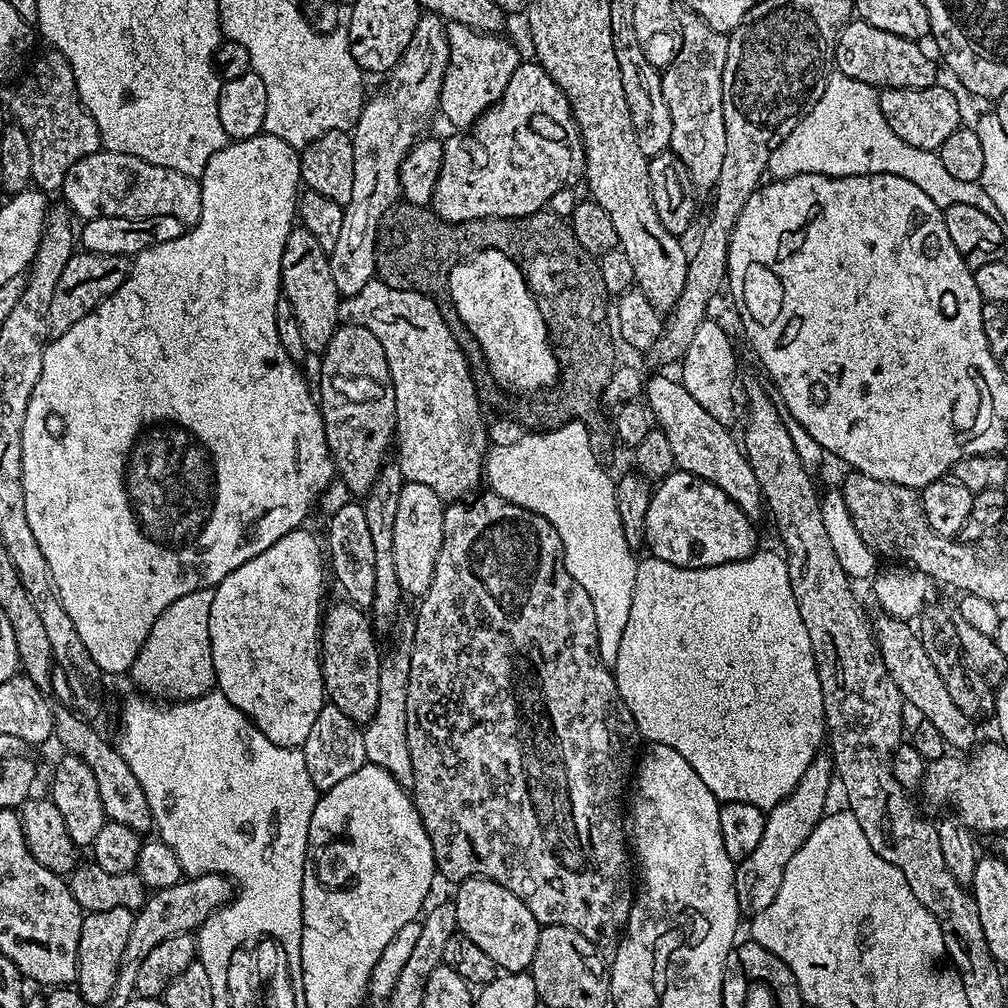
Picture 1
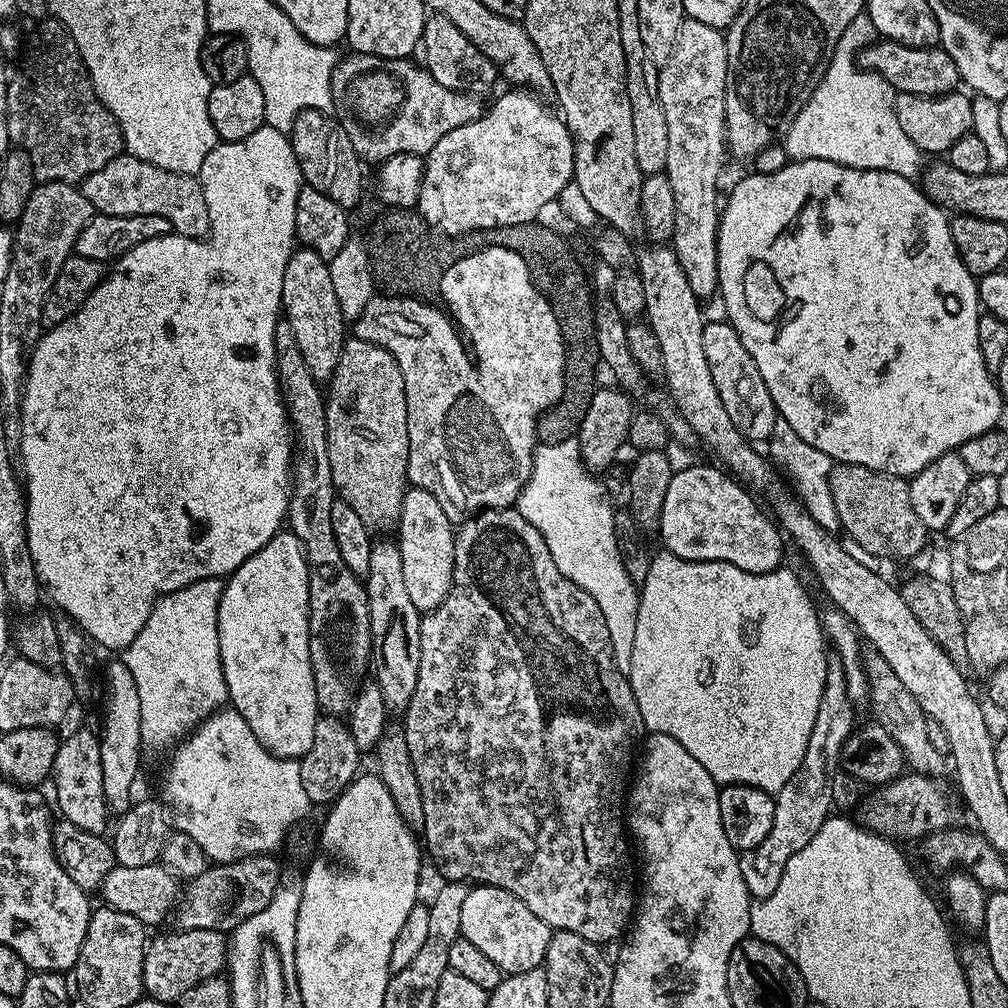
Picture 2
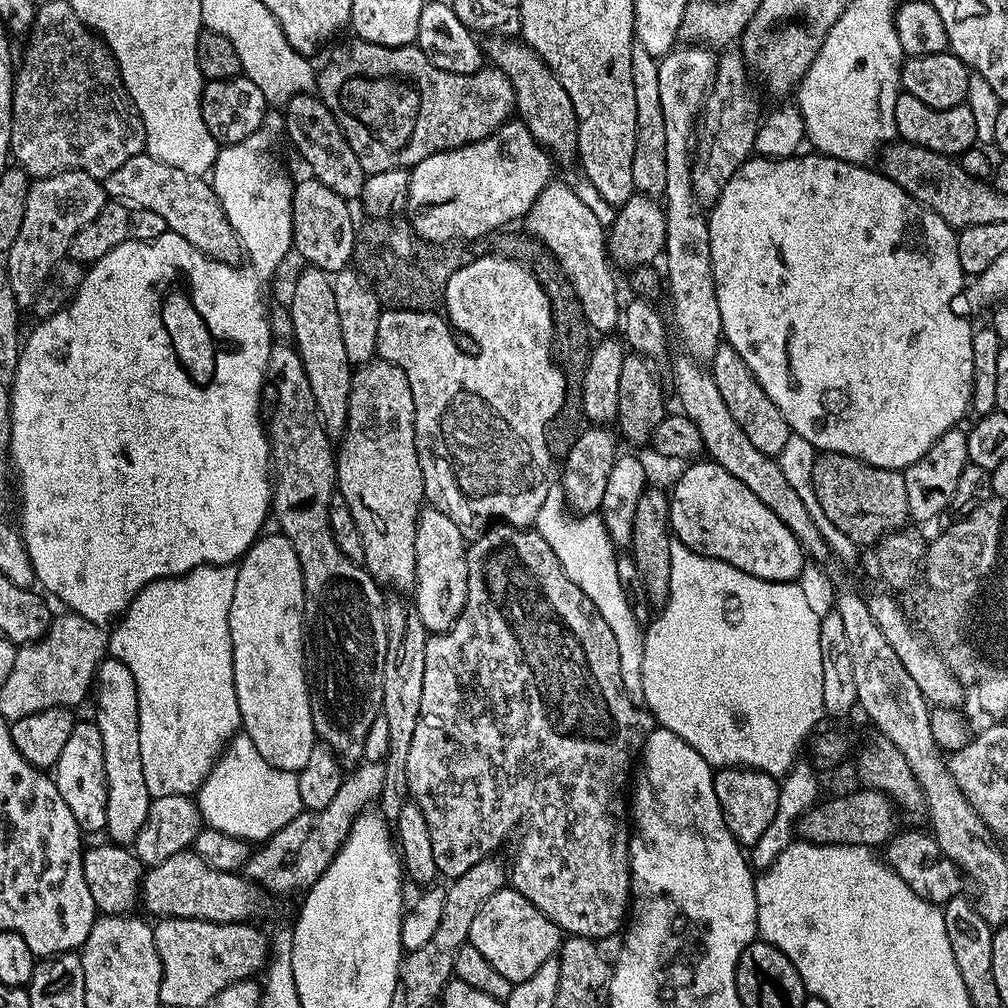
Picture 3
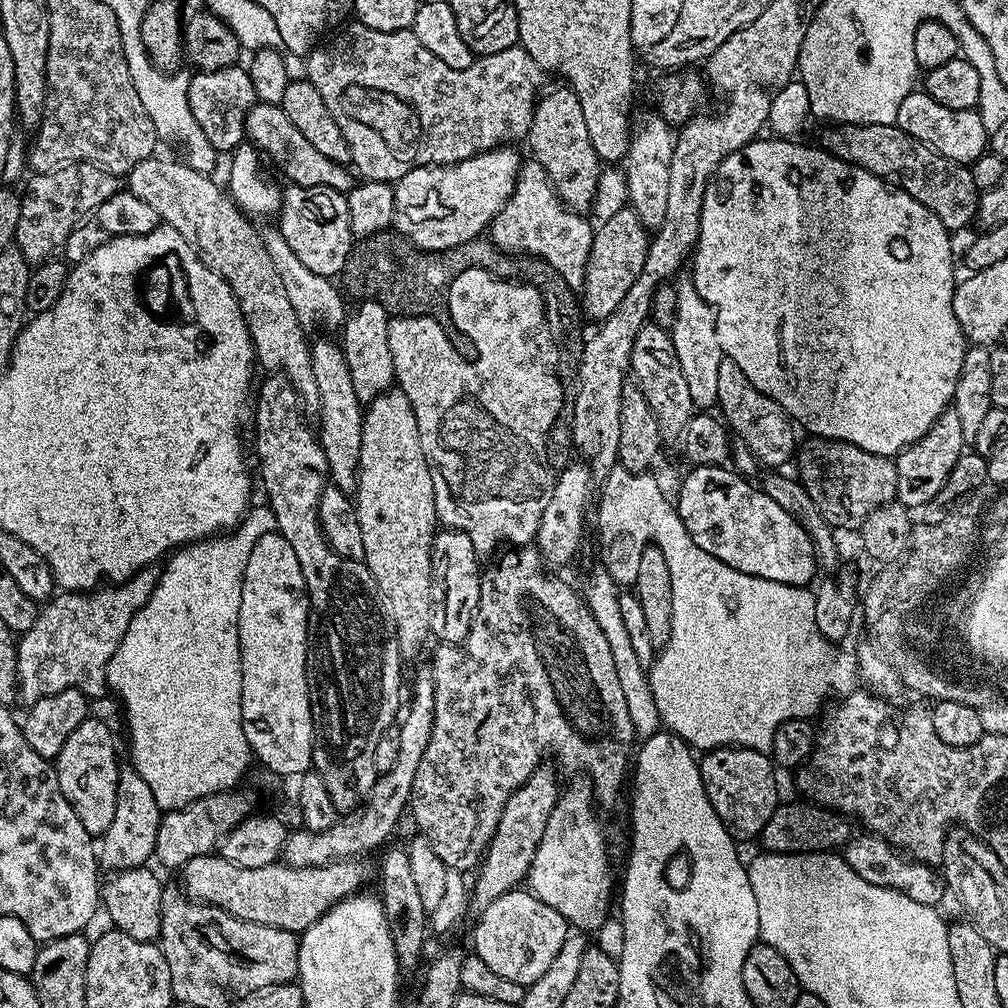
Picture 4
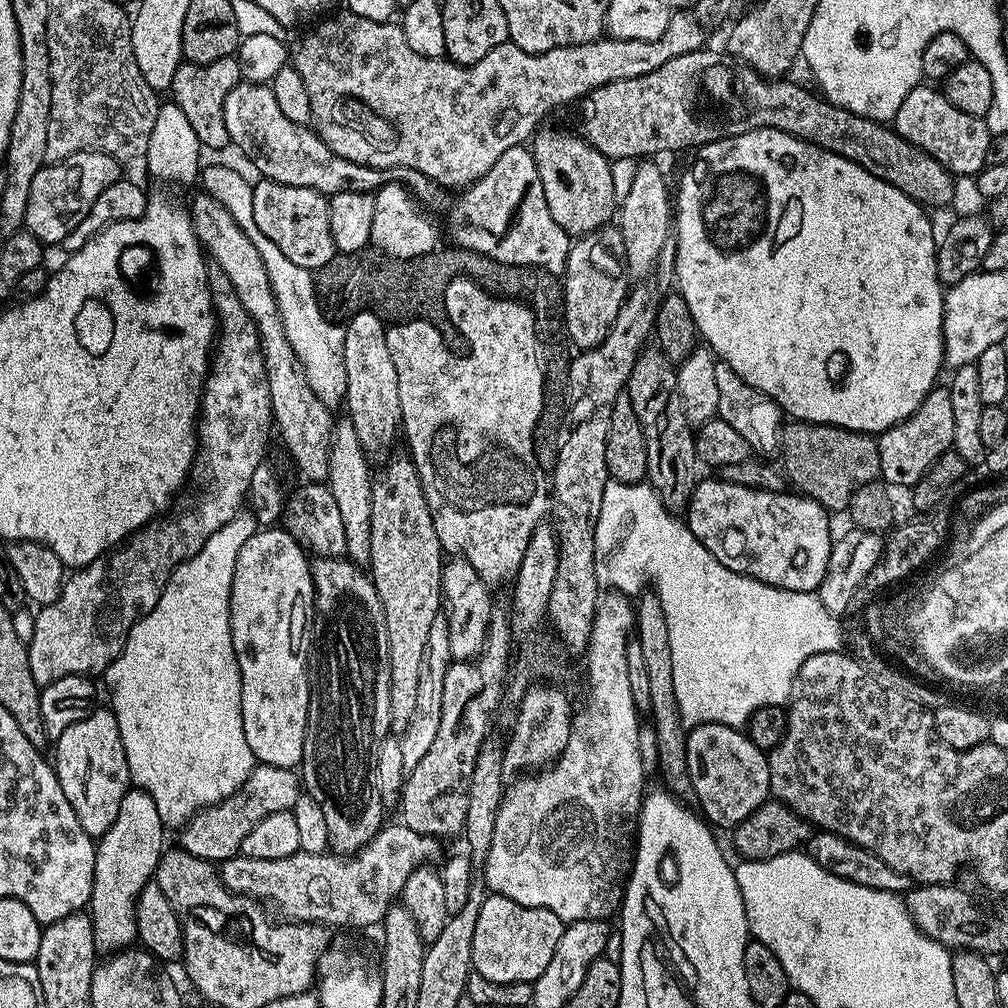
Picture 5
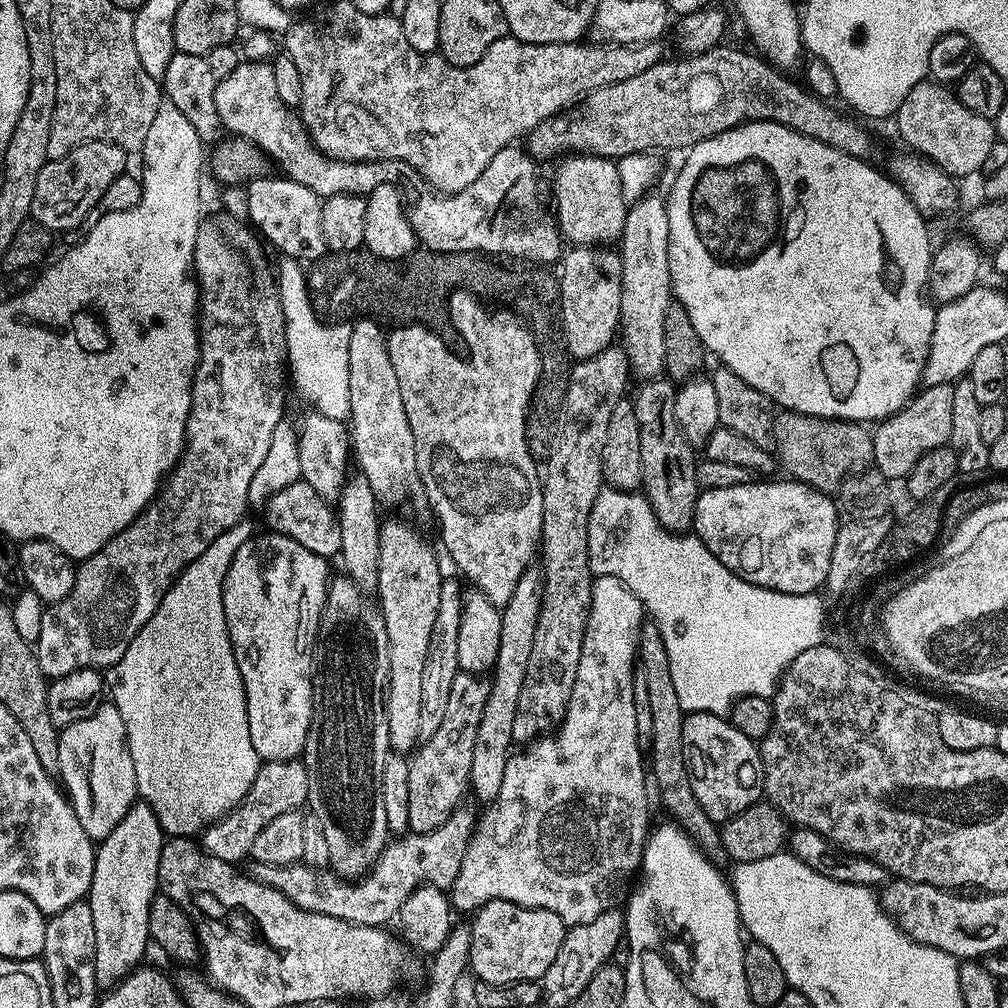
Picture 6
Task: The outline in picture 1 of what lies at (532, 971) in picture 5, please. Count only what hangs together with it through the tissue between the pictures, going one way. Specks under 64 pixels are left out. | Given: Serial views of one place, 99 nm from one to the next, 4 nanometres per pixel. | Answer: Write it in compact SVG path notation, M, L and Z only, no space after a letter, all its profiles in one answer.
M472 876L455 885L456 927L470 942L476 943L490 958L494 958L497 969L504 972L528 972L534 962L534 950L538 950L538 934L542 925L536 921L534 914L506 886L498 886L498 882L484 880L481 876Z

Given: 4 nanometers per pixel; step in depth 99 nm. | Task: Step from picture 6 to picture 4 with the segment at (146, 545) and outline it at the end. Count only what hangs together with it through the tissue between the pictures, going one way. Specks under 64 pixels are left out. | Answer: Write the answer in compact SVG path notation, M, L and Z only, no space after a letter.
M149 566L134 573L129 580L111 586L53 595L41 607L34 626L22 633L16 645L19 699L31 706L38 698L67 688L82 690L89 698L106 692L110 658L118 650L126 626L130 626L130 618L150 598L157 575L157 569Z

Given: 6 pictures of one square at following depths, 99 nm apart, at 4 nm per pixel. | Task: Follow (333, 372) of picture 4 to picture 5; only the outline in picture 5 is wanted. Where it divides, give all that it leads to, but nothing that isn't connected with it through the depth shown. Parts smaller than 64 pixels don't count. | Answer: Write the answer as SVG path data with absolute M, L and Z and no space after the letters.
M348 418L337 419L332 425L330 438L330 466L327 485L338 510L342 510L342 526L346 529L348 543L347 559L361 565L371 561L370 554L370 518L372 517L372 478L373 469L368 469L369 453L359 441L354 423Z

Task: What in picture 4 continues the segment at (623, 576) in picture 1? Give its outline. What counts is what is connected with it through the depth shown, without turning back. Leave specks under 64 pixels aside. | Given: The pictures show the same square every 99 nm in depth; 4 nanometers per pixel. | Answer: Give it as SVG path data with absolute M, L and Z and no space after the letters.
M597 567L596 573L588 580L588 596L586 592L586 603L588 609L594 614L598 626L602 626L602 634L606 634L606 642L610 642L610 655L614 658L614 670L618 674L618 683L622 686L622 695L626 698L626 710L630 710L630 722L634 722L634 730L637 737L652 736L661 731L660 715L658 706L654 702L652 687L648 685L648 672L639 666L638 659L630 646L630 637L626 634L625 625L622 623L621 611L618 610L618 586L611 580L611 575L604 568Z

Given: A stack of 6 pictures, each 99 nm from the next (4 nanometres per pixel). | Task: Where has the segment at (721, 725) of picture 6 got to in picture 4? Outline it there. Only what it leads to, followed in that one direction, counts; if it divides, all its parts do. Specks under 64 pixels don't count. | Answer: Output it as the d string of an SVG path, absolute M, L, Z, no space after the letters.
M726 747L705 751L699 757L699 762L702 786L710 798L710 806L714 806L733 840L755 841L782 800L776 793L777 769L773 761L753 748Z

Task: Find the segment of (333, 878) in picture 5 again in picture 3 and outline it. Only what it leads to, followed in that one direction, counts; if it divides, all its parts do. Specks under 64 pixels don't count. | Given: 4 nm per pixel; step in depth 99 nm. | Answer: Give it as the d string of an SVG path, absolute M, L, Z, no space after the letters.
M195 850L176 853L173 857L161 862L160 865L149 867L140 881L140 900L142 908L153 912L153 917L190 918L191 920L209 920L215 924L243 924L255 921L255 916L264 916L271 906L273 897L265 892L259 884L235 872L223 872L212 868L203 860Z

